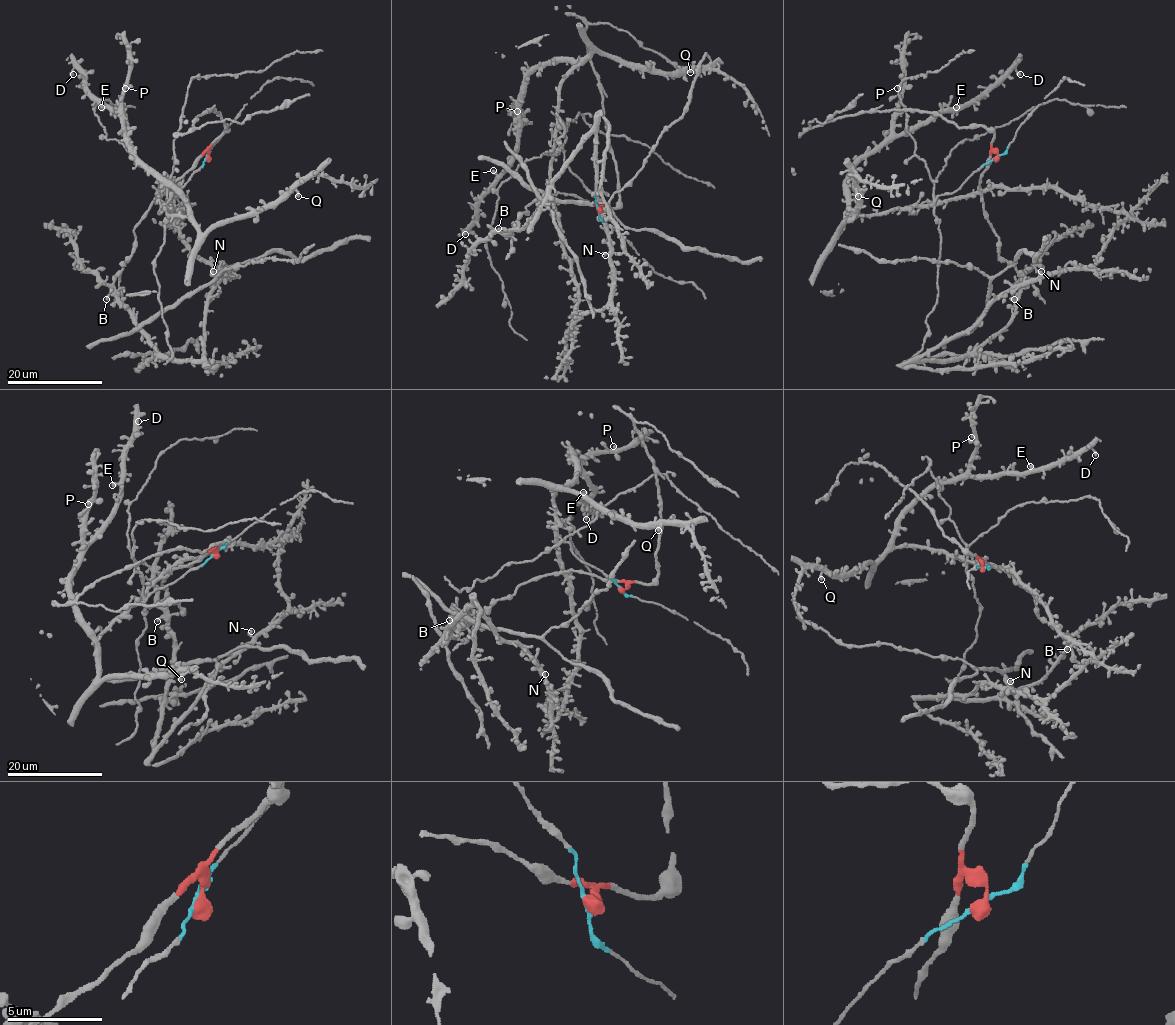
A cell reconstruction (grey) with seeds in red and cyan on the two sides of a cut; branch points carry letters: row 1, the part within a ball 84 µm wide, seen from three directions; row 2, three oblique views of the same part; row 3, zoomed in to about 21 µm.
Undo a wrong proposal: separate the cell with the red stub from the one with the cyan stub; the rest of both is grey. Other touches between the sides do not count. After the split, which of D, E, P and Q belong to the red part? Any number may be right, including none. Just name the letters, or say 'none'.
none

